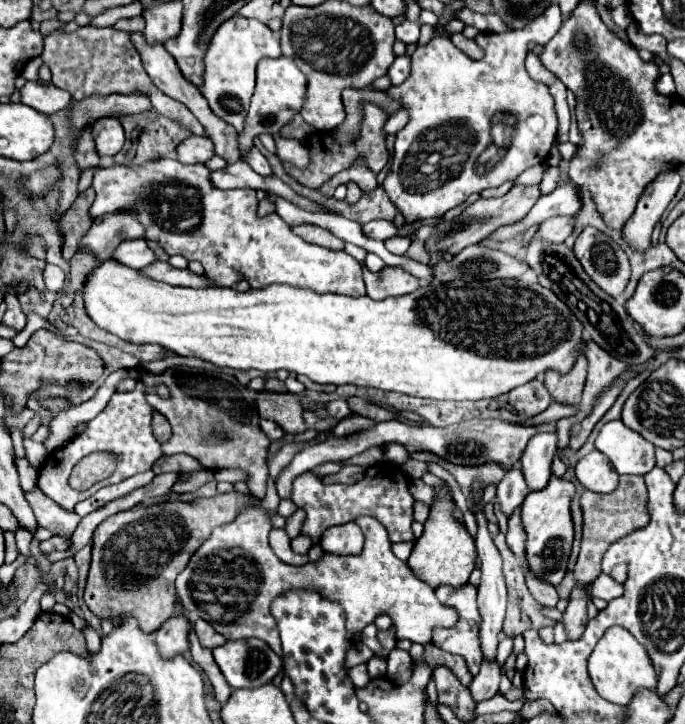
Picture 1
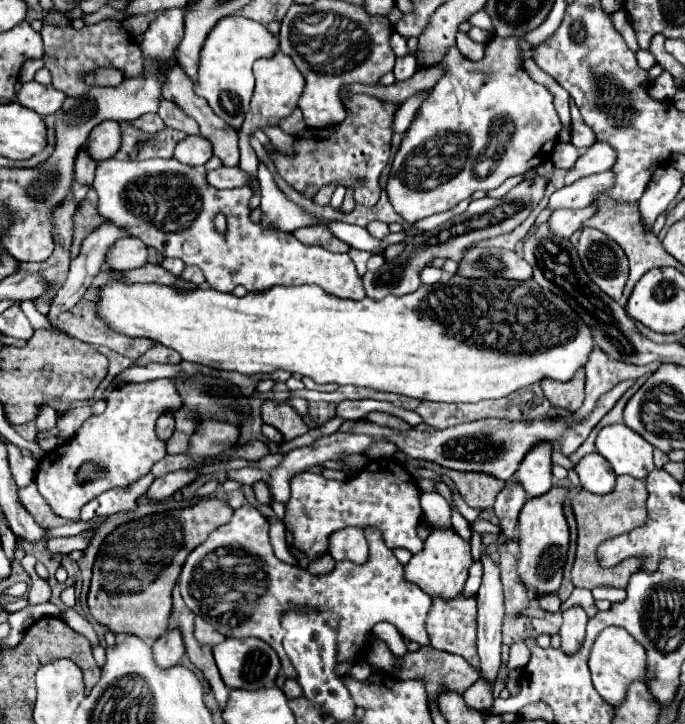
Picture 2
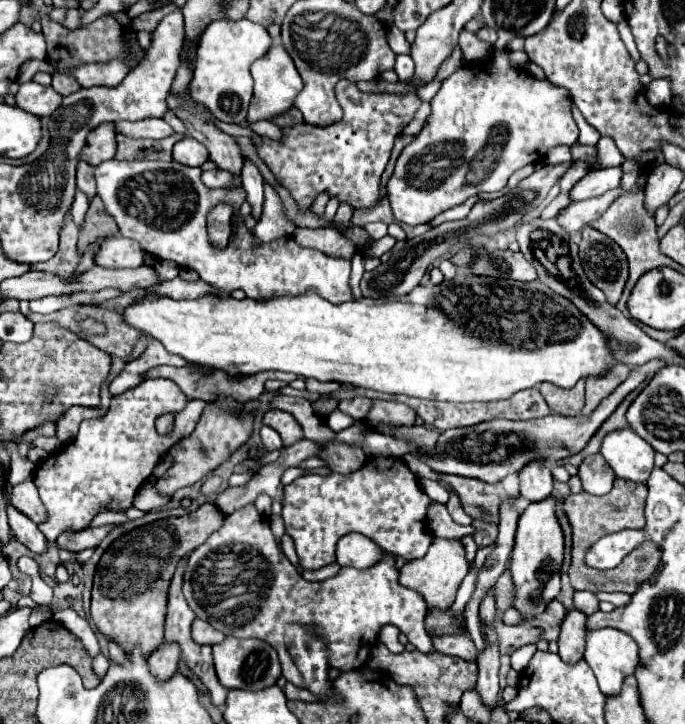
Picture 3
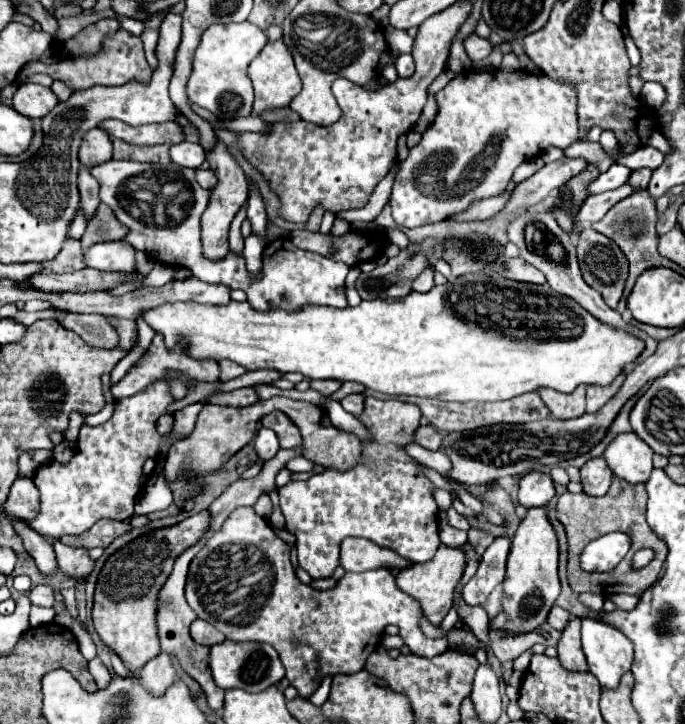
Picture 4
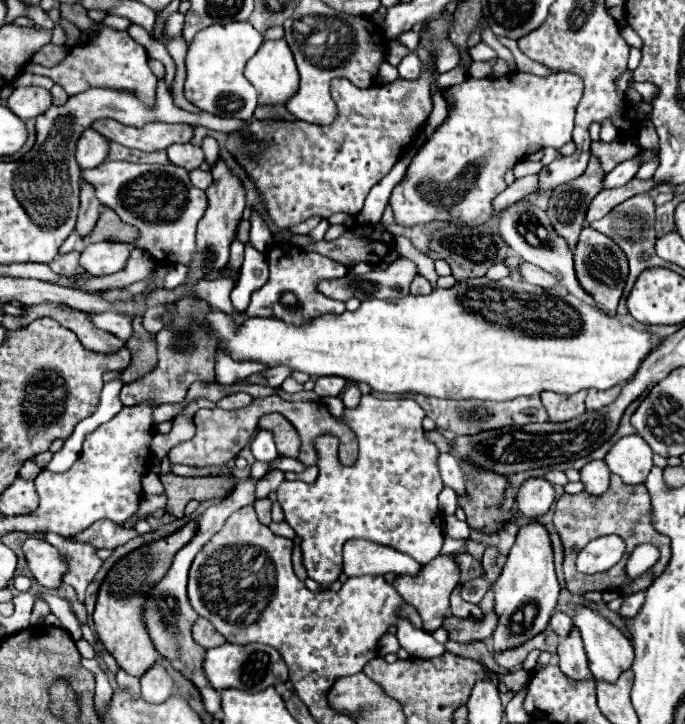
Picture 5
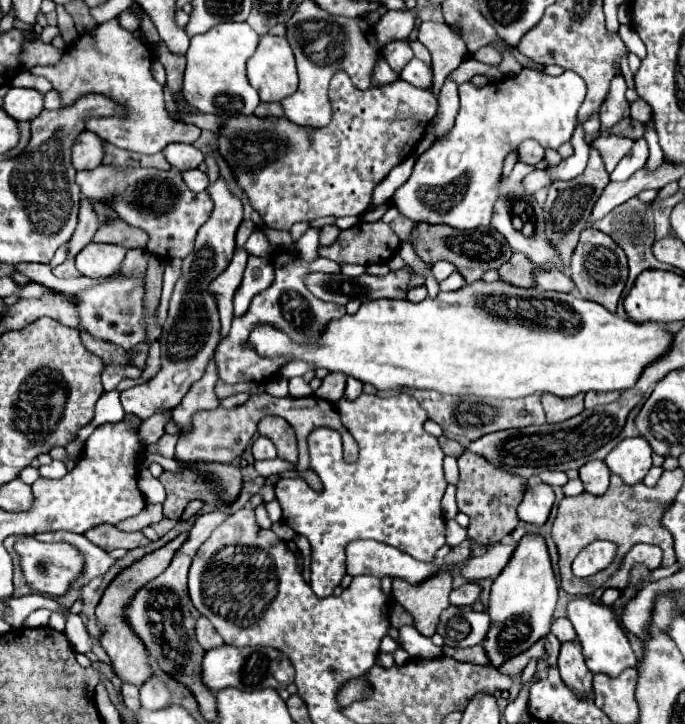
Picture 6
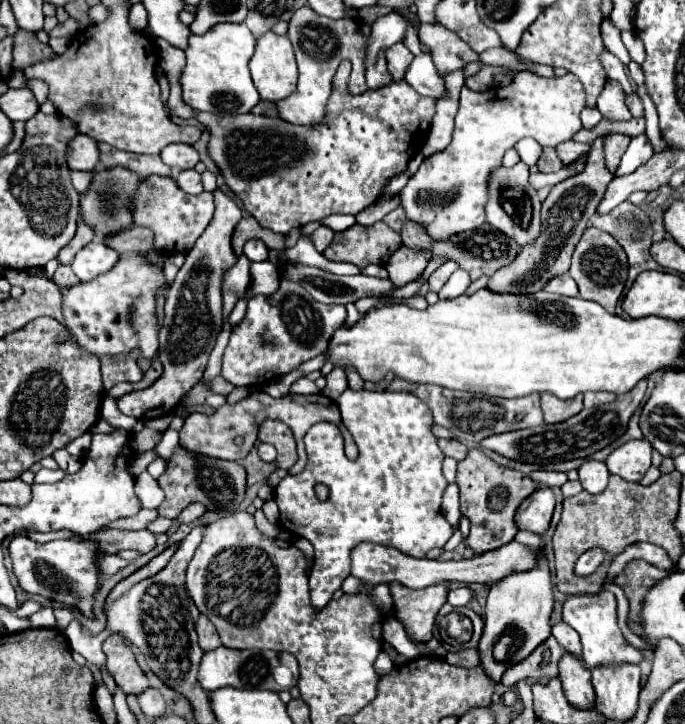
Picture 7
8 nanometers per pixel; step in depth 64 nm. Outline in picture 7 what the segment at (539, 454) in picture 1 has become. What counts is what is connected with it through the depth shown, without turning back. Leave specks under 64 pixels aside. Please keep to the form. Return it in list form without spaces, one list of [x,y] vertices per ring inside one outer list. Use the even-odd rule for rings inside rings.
[[[550,488],[534,490],[516,510],[516,526],[534,534],[544,534],[554,512],[554,494]]]

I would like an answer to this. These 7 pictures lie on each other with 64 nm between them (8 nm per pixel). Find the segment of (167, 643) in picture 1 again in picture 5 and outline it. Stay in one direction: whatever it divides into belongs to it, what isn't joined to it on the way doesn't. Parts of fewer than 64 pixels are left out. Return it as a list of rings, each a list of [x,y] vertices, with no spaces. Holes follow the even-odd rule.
[[[164,658],[158,660],[152,670],[146,670],[140,678],[142,684],[142,698],[146,702],[164,702],[174,692],[174,680],[166,670]]]

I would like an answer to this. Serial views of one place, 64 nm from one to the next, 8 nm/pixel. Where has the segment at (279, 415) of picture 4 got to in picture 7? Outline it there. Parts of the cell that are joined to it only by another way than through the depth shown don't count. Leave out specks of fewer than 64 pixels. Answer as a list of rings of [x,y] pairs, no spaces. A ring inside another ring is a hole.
[[[264,420],[258,432],[260,442],[268,442],[278,450],[278,466],[288,470],[296,462],[296,444],[294,434],[288,426],[284,426],[280,420]]]

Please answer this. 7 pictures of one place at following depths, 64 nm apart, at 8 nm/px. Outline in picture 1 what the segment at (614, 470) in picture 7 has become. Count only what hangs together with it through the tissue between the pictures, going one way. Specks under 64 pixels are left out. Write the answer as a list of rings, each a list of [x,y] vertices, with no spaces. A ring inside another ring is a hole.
[[[612,420],[602,426],[596,448],[608,456],[618,474],[646,474],[654,468],[654,446],[640,438],[634,430],[628,430],[622,420]]]

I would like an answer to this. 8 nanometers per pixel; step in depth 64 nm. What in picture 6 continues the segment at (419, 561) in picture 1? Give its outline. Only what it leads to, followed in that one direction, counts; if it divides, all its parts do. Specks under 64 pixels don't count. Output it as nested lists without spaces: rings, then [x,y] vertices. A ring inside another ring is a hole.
[[[436,574],[436,578],[428,578],[428,582],[420,582],[420,586],[410,586],[408,582],[396,578],[392,582],[392,594],[394,600],[398,604],[402,604],[416,620],[416,630],[424,636],[434,636],[436,634],[436,626],[440,622],[440,614],[444,612],[444,608],[450,606],[450,596],[452,592],[452,574]]]

